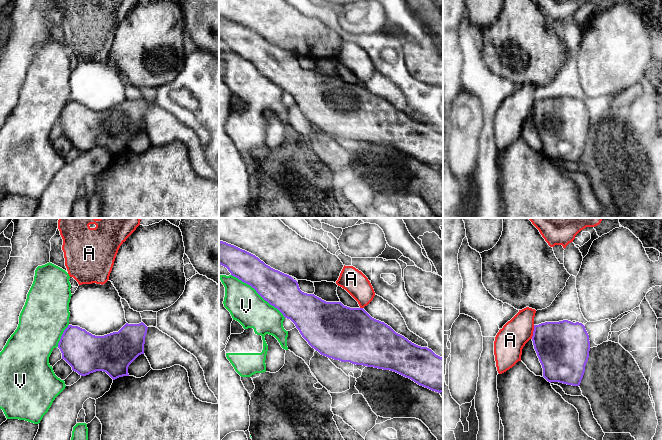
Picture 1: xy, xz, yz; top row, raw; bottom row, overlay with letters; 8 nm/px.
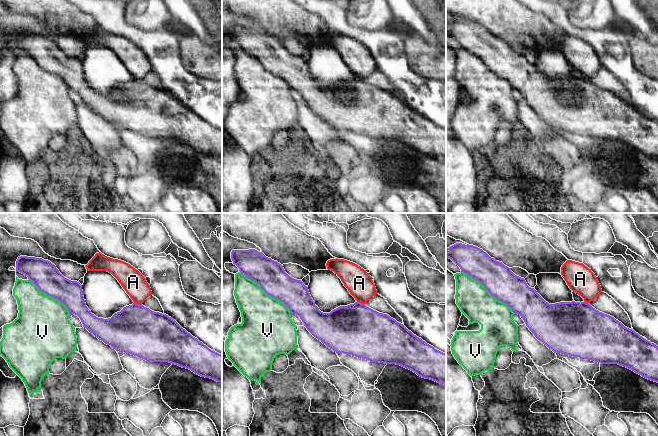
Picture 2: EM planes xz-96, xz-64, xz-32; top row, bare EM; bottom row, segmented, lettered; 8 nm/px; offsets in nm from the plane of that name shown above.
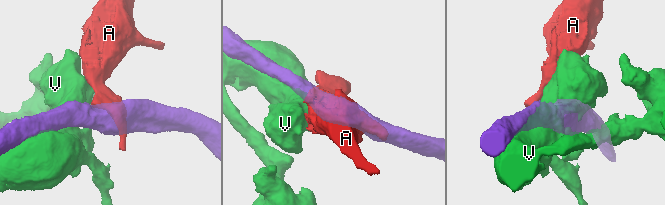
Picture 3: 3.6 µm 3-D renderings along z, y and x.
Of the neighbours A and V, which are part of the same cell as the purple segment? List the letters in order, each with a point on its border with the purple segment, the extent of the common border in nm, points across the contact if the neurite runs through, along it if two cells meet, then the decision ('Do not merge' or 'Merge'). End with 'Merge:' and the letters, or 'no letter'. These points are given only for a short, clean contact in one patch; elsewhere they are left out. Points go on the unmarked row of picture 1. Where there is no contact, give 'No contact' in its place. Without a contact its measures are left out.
A: Touches purple at yz (533, 108). Shared border 110 nm. Do not merge
V: Touches purple at xz (258, 69). Shared border 550 nm. Do not merge
Merge: no letter

